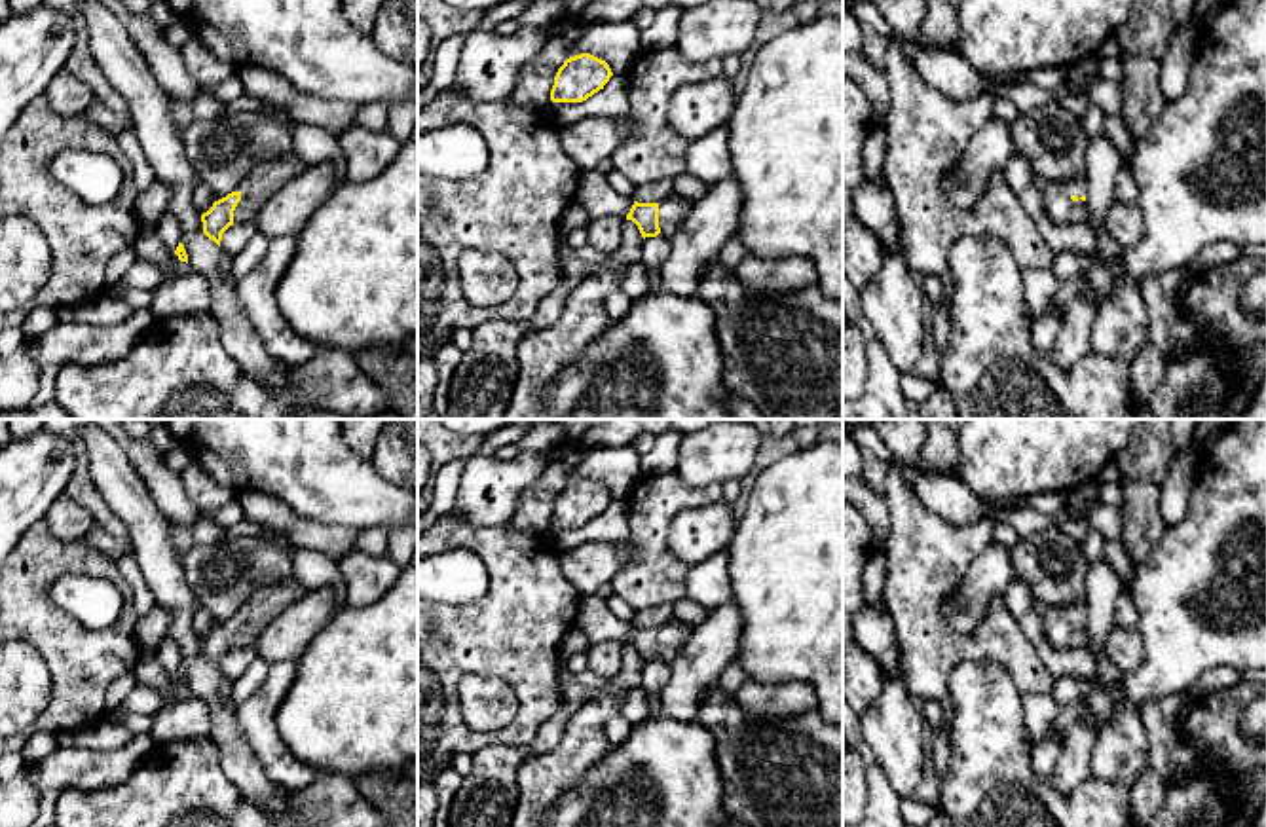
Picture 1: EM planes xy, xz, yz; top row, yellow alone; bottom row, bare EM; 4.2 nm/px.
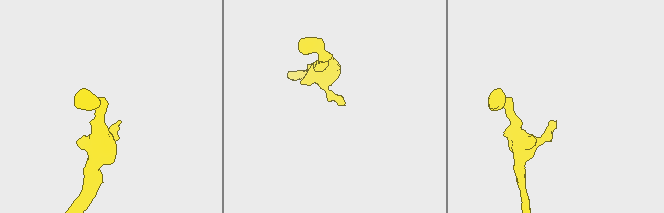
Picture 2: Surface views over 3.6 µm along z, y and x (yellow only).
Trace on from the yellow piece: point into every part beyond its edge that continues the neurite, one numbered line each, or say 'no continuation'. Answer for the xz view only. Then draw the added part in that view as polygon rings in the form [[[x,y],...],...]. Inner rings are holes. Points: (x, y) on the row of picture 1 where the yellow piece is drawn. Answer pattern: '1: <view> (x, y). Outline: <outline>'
1: xz (672, 211). Outline: [[[672,195],[659,203],[659,228],[661,237],[672,239],[680,230],[681,222],[685,220],[687,212],[691,211],[693,203],[680,195]]]

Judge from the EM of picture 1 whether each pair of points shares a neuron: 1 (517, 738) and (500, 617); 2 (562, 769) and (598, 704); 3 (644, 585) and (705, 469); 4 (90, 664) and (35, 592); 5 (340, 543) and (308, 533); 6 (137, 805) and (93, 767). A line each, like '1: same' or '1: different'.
1: same
2: same
3: different
4: same
5: same
6: different

